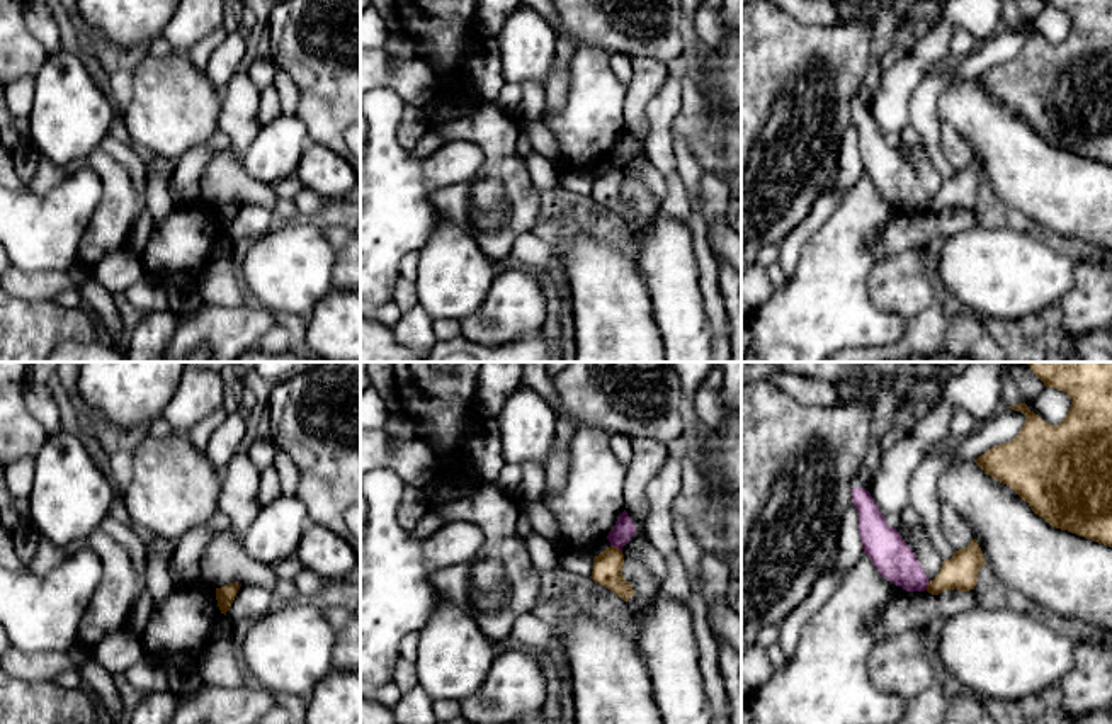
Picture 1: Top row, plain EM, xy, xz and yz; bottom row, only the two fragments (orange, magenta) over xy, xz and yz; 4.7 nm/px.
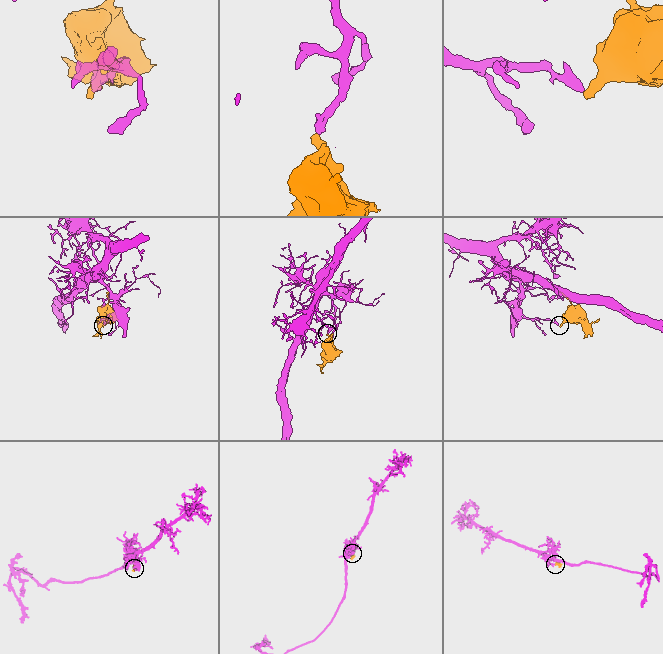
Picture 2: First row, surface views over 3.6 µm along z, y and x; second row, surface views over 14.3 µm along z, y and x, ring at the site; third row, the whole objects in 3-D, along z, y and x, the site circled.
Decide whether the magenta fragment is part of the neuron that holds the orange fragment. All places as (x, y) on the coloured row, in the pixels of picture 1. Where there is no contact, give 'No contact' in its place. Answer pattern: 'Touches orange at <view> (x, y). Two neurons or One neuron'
Touches orange at xz (616, 548). Two neurons

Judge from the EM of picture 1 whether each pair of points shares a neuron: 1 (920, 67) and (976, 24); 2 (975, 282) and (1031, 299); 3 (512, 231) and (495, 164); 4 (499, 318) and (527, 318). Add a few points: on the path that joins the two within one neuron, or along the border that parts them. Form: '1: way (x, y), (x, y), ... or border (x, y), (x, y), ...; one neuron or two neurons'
1: way (930, 50), (953, 22), (959, 22); one neuron
2: way (988, 282), (1014, 282), (1017, 286); one neuron
3: way (519, 214), (519, 186), (512, 179); one neuron
4: way (505, 318), (521, 318); one neuron

